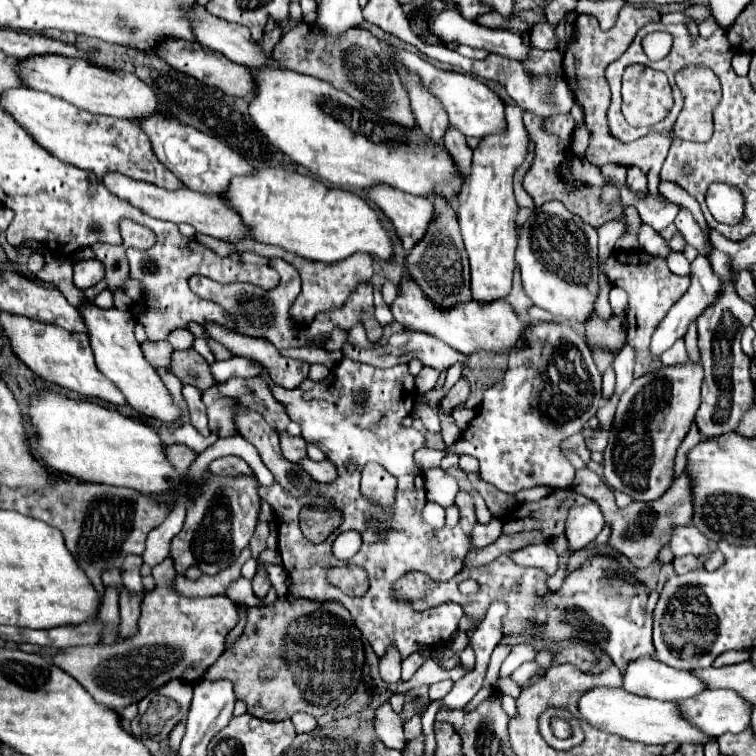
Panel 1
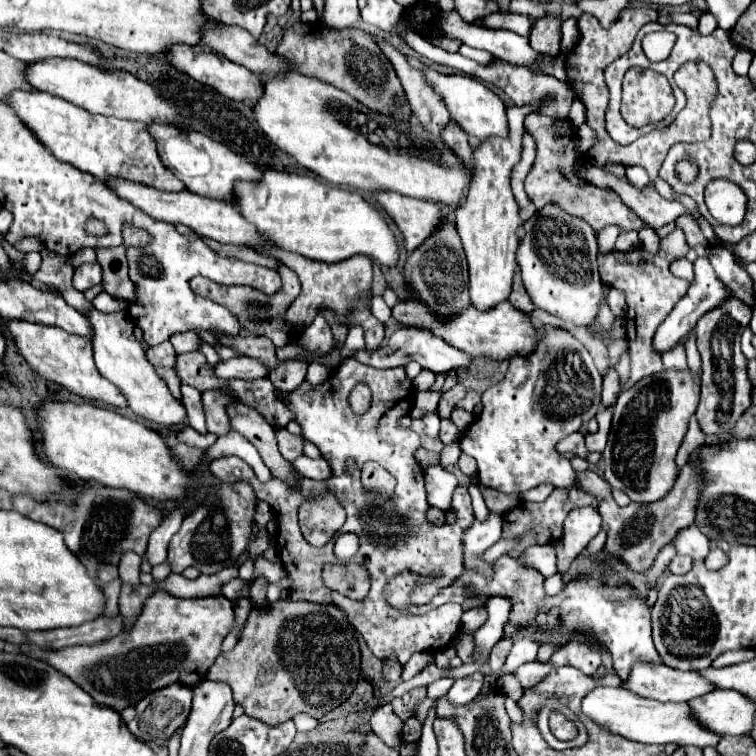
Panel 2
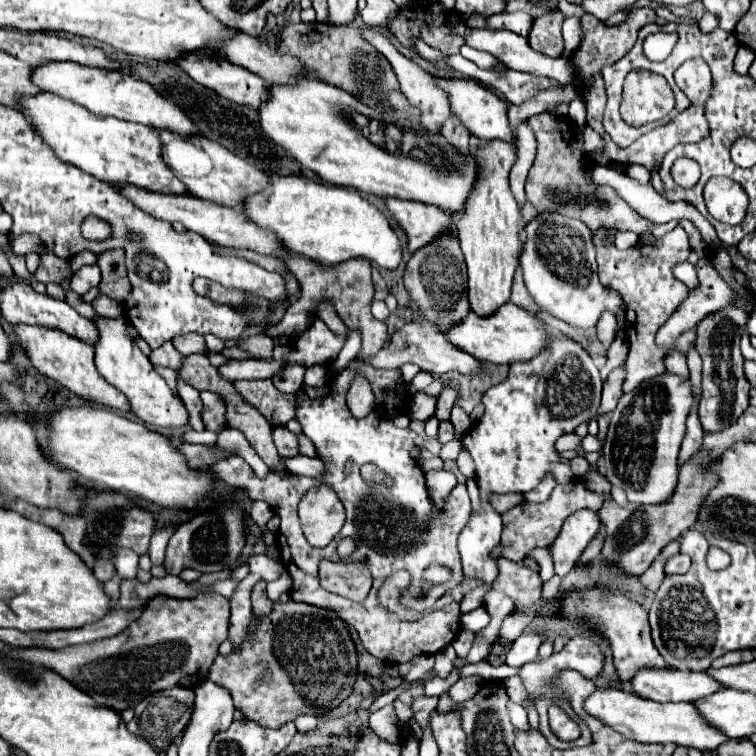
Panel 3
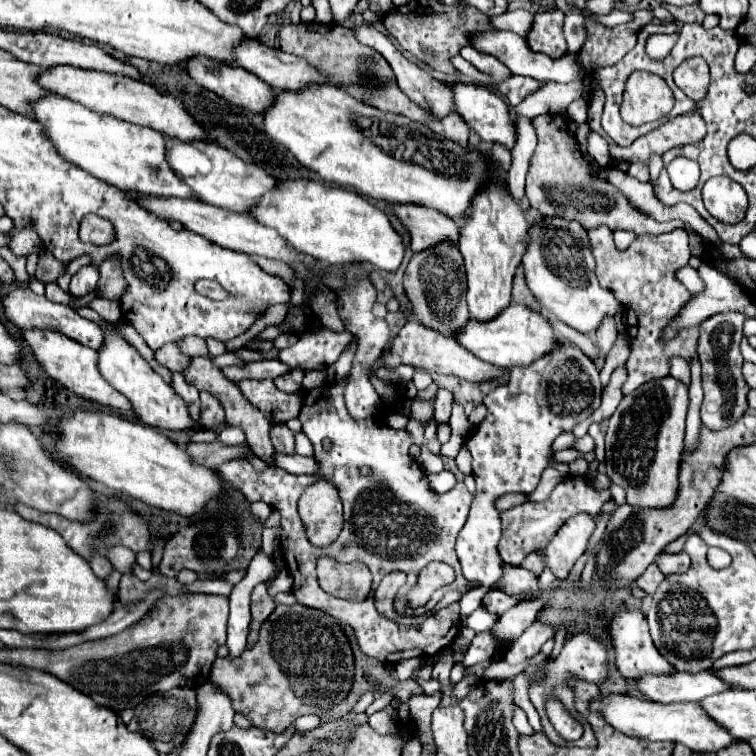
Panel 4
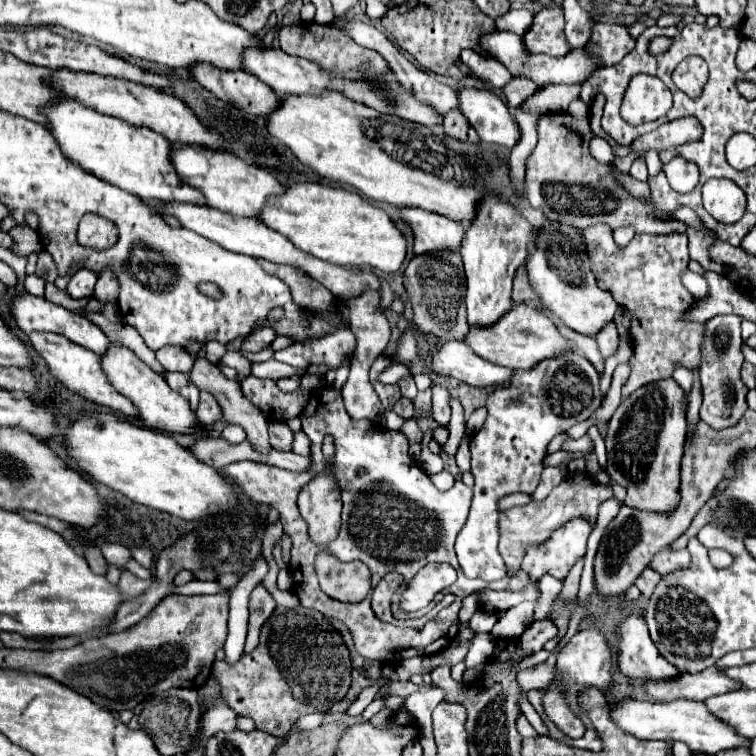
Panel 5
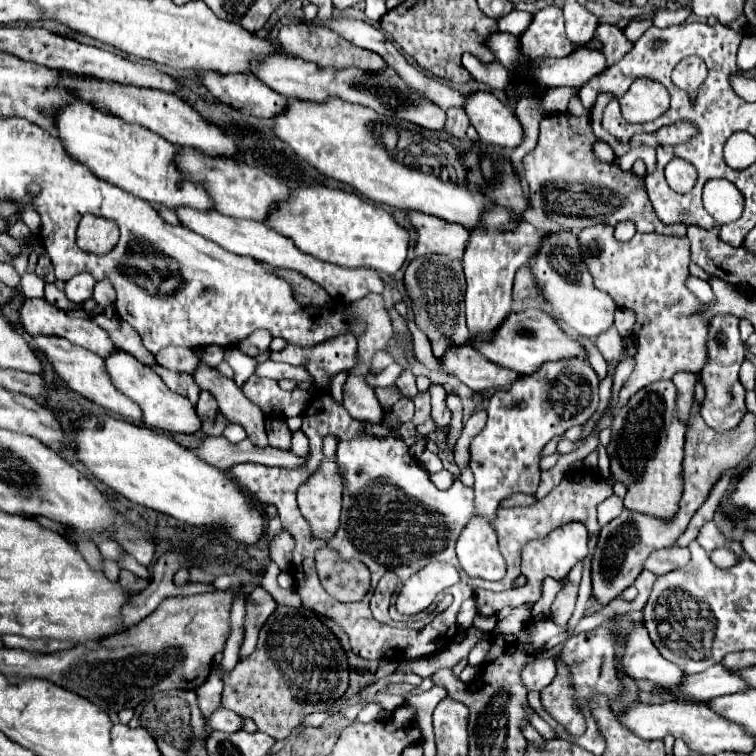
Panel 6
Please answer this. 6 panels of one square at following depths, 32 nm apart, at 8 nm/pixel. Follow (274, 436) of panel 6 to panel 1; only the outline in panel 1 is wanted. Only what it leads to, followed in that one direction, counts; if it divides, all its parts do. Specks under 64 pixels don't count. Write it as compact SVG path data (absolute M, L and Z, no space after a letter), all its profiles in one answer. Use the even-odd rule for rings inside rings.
M284 432L284 436L280 436L280 446L282 446L282 454L286 460L290 462L300 462L302 458L306 458L306 440L302 436L290 436Z

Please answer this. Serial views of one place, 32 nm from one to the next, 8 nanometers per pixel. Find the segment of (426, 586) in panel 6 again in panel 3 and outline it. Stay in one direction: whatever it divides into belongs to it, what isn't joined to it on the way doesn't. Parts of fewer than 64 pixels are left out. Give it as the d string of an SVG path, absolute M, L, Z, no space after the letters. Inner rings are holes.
M432 564L432 566L426 570L426 574L424 574L424 582L426 582L428 586L440 584L440 582L444 582L444 580L448 580L448 578L450 578L450 572L448 572L444 566L438 566L438 564Z

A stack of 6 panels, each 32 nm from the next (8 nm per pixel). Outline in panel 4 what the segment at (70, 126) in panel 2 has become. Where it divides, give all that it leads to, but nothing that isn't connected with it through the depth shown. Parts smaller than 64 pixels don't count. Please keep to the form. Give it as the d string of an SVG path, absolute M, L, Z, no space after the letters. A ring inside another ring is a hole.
M46 94L32 104L34 120L42 126L44 136L56 144L58 154L88 174L118 186L120 190L136 190L148 196L176 196L176 198L196 198L196 194L172 172L164 160L164 138L160 132L118 120L114 116L100 116L88 108L72 102L68 98Z

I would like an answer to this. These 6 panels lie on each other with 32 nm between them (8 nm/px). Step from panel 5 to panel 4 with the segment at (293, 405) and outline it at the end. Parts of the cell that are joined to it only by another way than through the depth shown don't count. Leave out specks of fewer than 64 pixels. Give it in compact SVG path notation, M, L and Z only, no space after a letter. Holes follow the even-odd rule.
M242 380L240 392L270 420L270 424L286 424L300 412L300 392L280 392L272 380Z

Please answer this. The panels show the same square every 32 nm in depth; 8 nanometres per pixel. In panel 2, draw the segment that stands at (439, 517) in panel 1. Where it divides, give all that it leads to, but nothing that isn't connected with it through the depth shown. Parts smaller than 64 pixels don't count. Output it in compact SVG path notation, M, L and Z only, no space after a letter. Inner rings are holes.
M428 506L428 510L426 510L426 518L428 518L430 524L434 524L434 526L442 526L442 524L444 524L444 510L438 508L438 506Z

